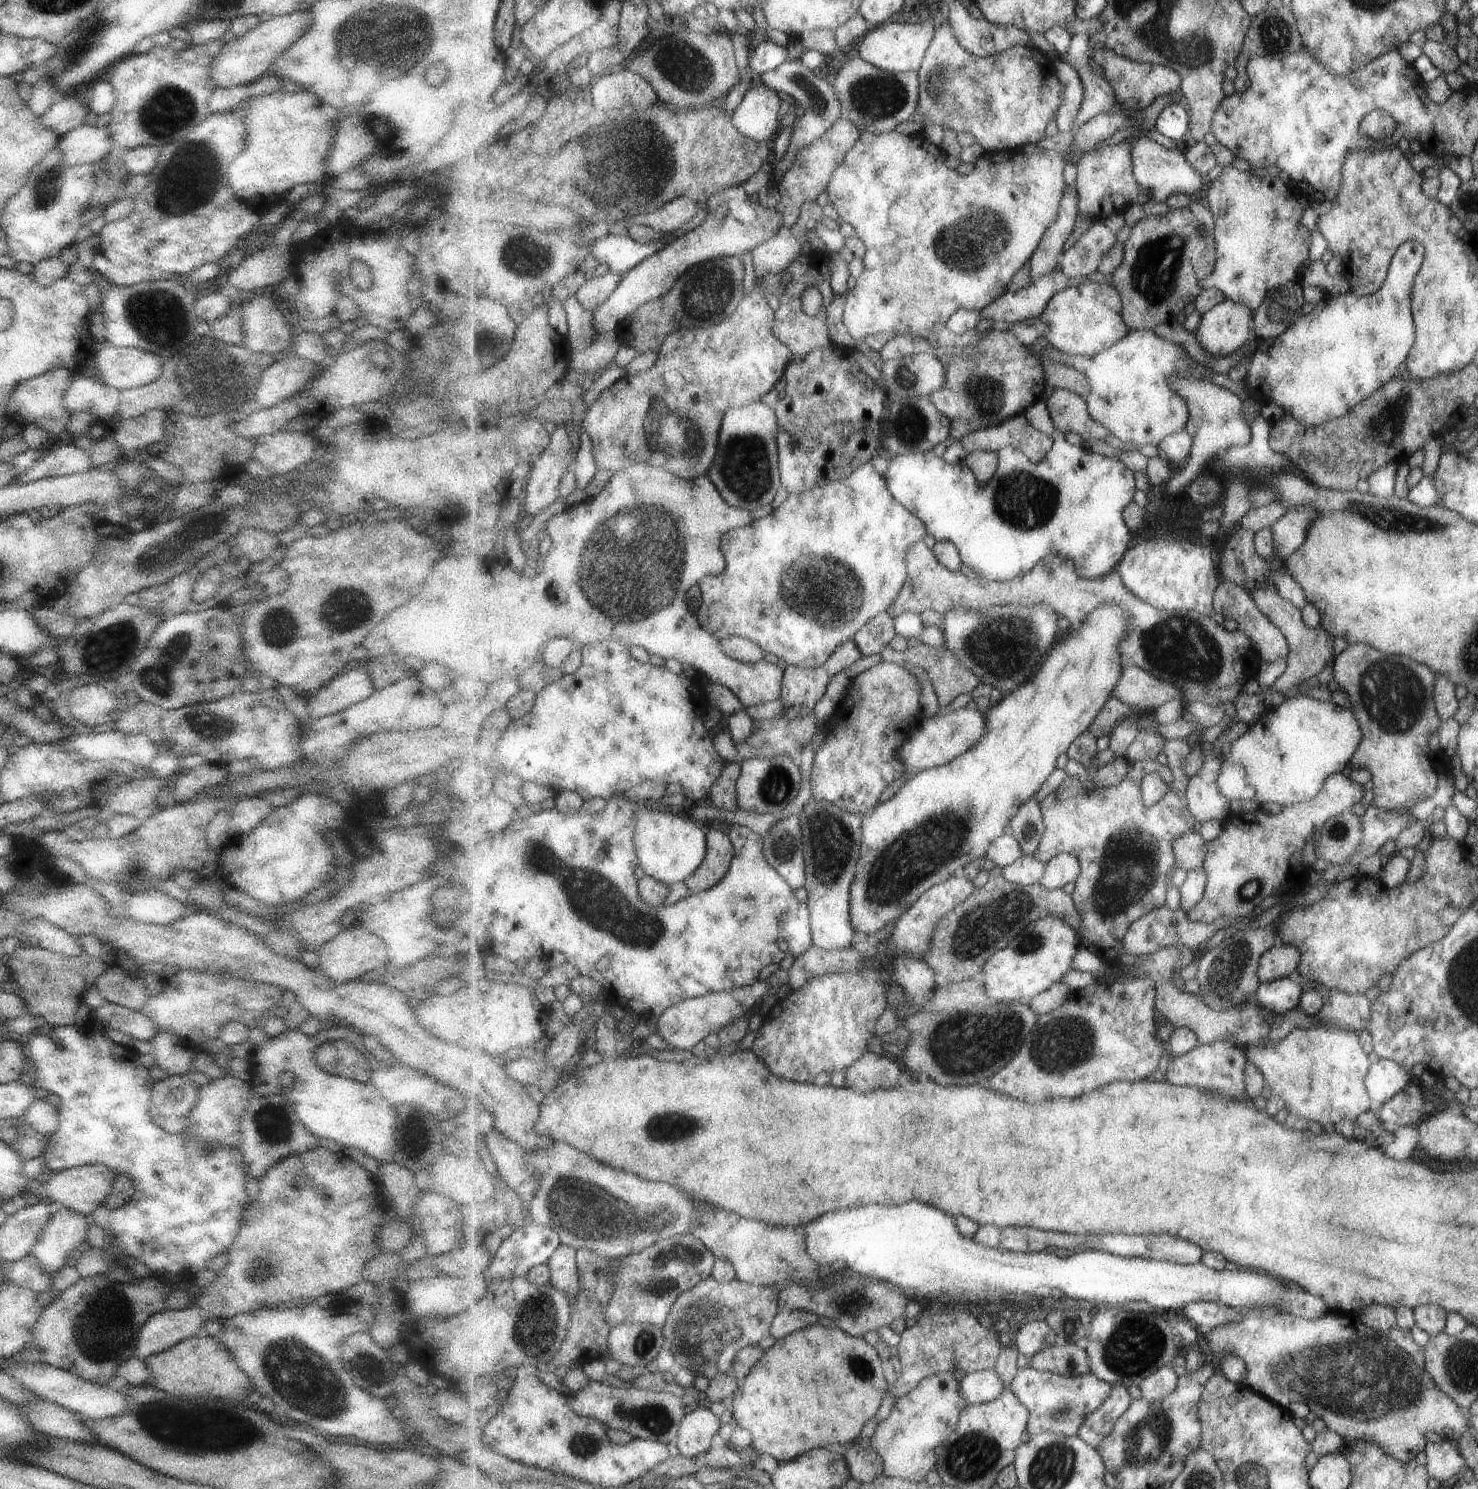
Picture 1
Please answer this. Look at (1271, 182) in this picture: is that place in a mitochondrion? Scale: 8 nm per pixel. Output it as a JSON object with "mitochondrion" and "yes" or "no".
{"mitochondrion":"no"}

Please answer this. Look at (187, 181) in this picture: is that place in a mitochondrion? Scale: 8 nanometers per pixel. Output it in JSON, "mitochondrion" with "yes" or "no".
{"mitochondrion":"yes"}

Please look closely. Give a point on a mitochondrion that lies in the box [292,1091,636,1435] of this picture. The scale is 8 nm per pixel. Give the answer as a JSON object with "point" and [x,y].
{"point":[535,1329]}

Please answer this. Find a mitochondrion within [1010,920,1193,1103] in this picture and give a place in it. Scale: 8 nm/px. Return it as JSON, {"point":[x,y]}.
{"point":[1065,1042]}

